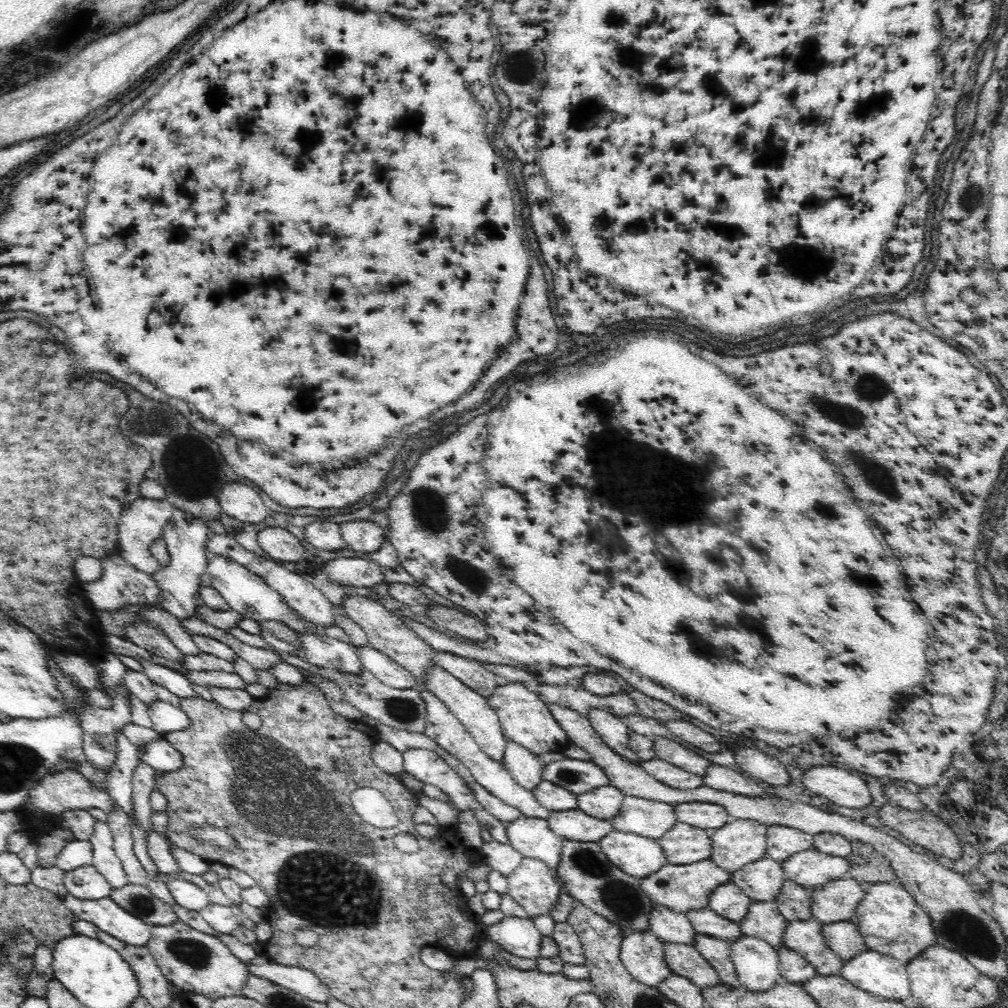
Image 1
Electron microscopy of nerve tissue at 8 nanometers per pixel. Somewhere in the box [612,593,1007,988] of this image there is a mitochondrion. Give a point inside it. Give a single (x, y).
(966, 931)

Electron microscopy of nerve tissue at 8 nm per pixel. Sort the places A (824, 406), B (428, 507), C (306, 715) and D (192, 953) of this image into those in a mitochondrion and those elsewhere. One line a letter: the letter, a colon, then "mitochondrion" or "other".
A: mitochondrion
B: mitochondrion
C: other
D: mitochondrion

